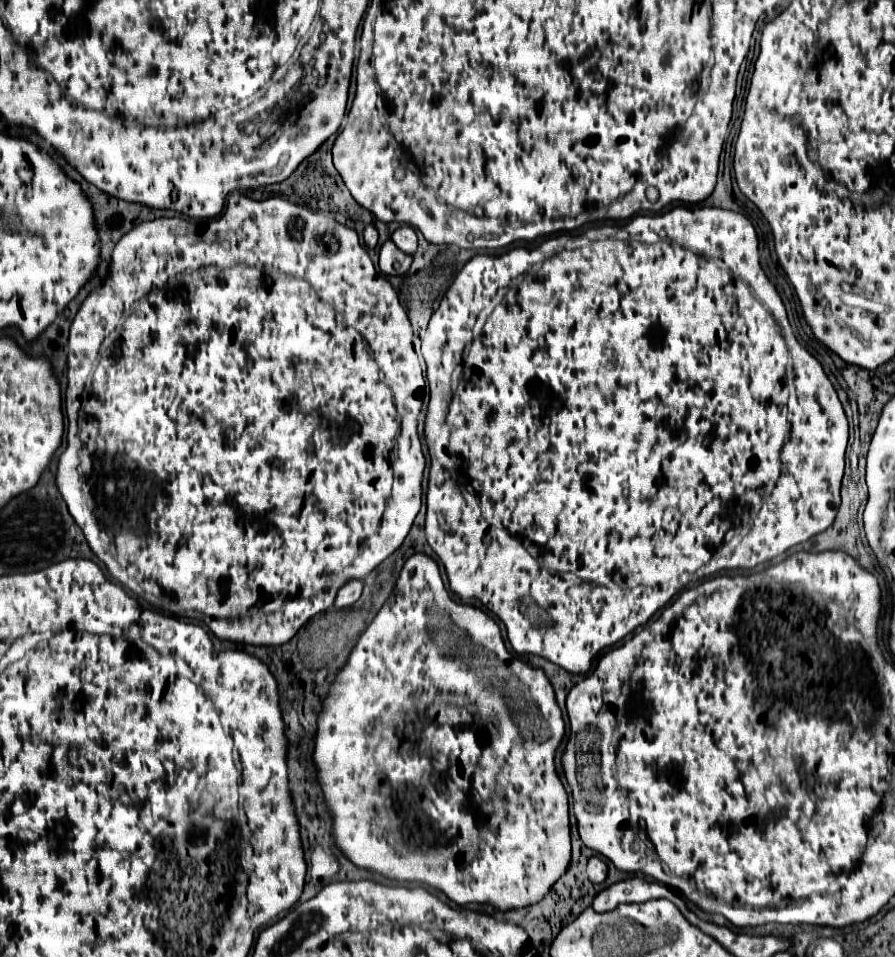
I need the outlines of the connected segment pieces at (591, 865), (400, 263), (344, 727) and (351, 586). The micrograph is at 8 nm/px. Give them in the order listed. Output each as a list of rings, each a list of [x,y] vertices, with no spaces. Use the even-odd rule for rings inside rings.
[[[592,856],[588,860],[588,878],[594,882],[594,884],[602,884],[606,880],[606,874],[608,874],[608,864],[604,862],[604,858],[600,856]]]
[[[386,240],[380,246],[380,270],[388,276],[392,274],[406,274],[408,268],[412,264],[412,256],[406,252],[400,252],[400,248],[396,248],[396,244],[392,244],[392,240]]]
[[[414,554],[414,556],[410,556],[410,558],[406,560],[406,564],[402,566],[400,576],[398,576],[398,582],[396,582],[396,586],[394,586],[394,592],[392,592],[390,598],[384,602],[384,606],[378,610],[376,618],[374,618],[374,620],[368,624],[368,628],[362,632],[362,636],[360,636],[360,640],[356,642],[354,650],[350,652],[346,664],[340,668],[338,676],[336,676],[334,682],[330,684],[330,690],[328,690],[328,694],[326,694],[326,698],[324,698],[324,702],[322,702],[322,710],[320,710],[320,714],[318,714],[318,730],[316,730],[312,760],[314,760],[314,766],[316,766],[316,770],[318,770],[316,780],[318,780],[320,788],[322,788],[322,794],[324,794],[326,806],[328,806],[328,812],[330,812],[330,818],[332,818],[332,838],[334,838],[334,846],[336,846],[352,864],[356,864],[358,868],[378,872],[378,874],[382,874],[382,876],[386,876],[386,878],[390,878],[390,880],[398,880],[398,882],[422,882],[422,884],[428,884],[428,886],[432,886],[432,888],[436,888],[436,890],[444,892],[444,894],[446,894],[454,904],[458,904],[458,906],[466,906],[466,904],[488,904],[488,902],[490,902],[490,904],[494,906],[496,912],[522,910],[522,908],[534,906],[534,904],[538,904],[538,902],[550,892],[550,888],[556,884],[556,880],[558,880],[562,874],[566,874],[566,870],[568,870],[568,866],[570,866],[568,794],[566,794],[566,790],[564,790],[564,786],[562,786],[558,774],[556,774],[556,764],[554,764],[556,750],[558,750],[558,746],[560,746],[562,740],[564,740],[564,732],[566,732],[566,728],[564,728],[562,712],[560,712],[560,708],[558,708],[558,702],[556,702],[556,696],[554,696],[554,688],[552,688],[550,680],[546,678],[544,670],[540,670],[540,668],[536,668],[536,666],[530,666],[530,664],[522,662],[520,658],[512,656],[512,654],[506,650],[506,646],[504,646],[504,640],[502,640],[502,634],[500,634],[498,624],[496,624],[484,610],[480,610],[480,608],[476,608],[476,606],[472,606],[472,604],[456,602],[456,600],[450,596],[450,592],[444,588],[444,584],[442,584],[438,564],[436,564],[430,556],[426,556],[426,554]],[[456,642],[458,642],[458,644],[464,644],[464,646],[458,646],[454,652],[444,652],[444,650],[440,650],[440,648],[436,646],[436,644],[456,644]],[[476,668],[486,668],[486,680],[488,680],[488,682],[484,682],[484,678],[478,676],[480,670],[476,670]]]
[[[350,580],[336,594],[334,608],[348,608],[348,606],[352,606],[360,598],[360,594],[362,594],[362,582],[360,580]]]

